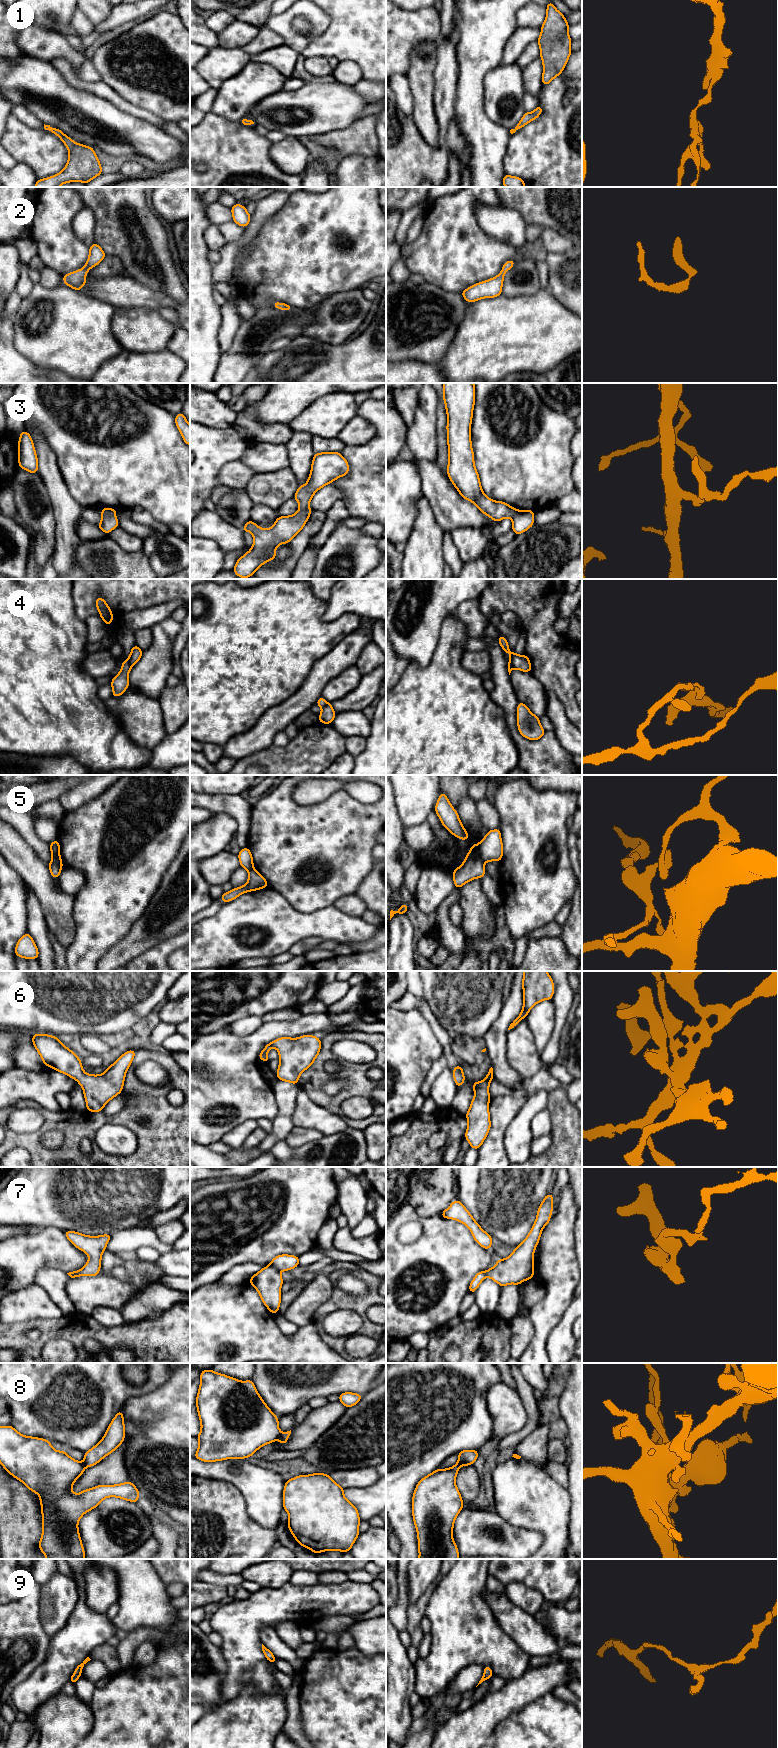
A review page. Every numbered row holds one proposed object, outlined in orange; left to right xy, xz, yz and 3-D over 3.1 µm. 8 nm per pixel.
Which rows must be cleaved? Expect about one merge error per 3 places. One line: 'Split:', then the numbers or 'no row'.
Split: 3, 4, 5, 7, 8

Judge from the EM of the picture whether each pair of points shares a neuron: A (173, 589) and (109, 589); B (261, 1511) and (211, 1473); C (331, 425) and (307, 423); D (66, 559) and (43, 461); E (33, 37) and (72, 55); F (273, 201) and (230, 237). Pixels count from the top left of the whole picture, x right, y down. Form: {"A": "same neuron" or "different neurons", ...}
{"A": "same neuron", "B": "same neuron", "C": "same neuron", "D": "same neuron", "E": "same neuron", "F": "different neurons"}

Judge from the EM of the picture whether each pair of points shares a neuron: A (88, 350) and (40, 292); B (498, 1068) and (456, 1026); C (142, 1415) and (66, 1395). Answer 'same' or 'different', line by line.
A: same
B: different
C: different

